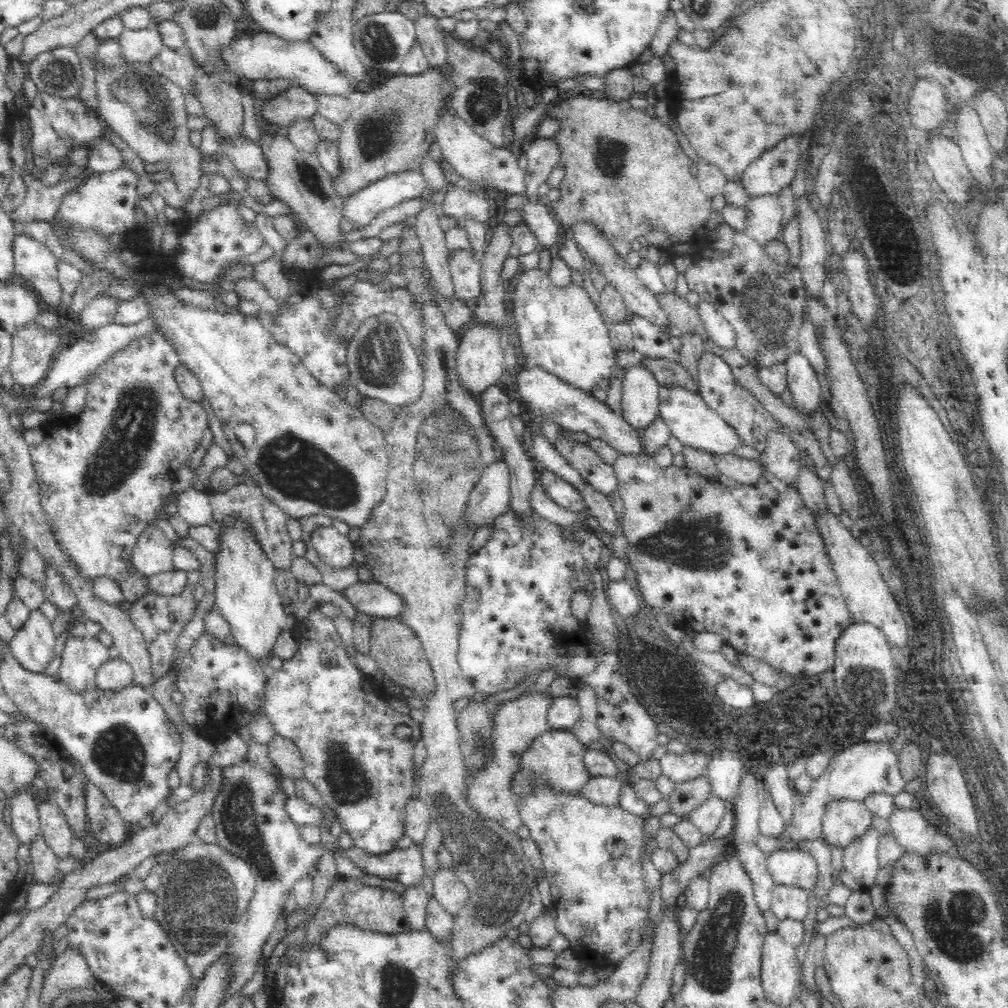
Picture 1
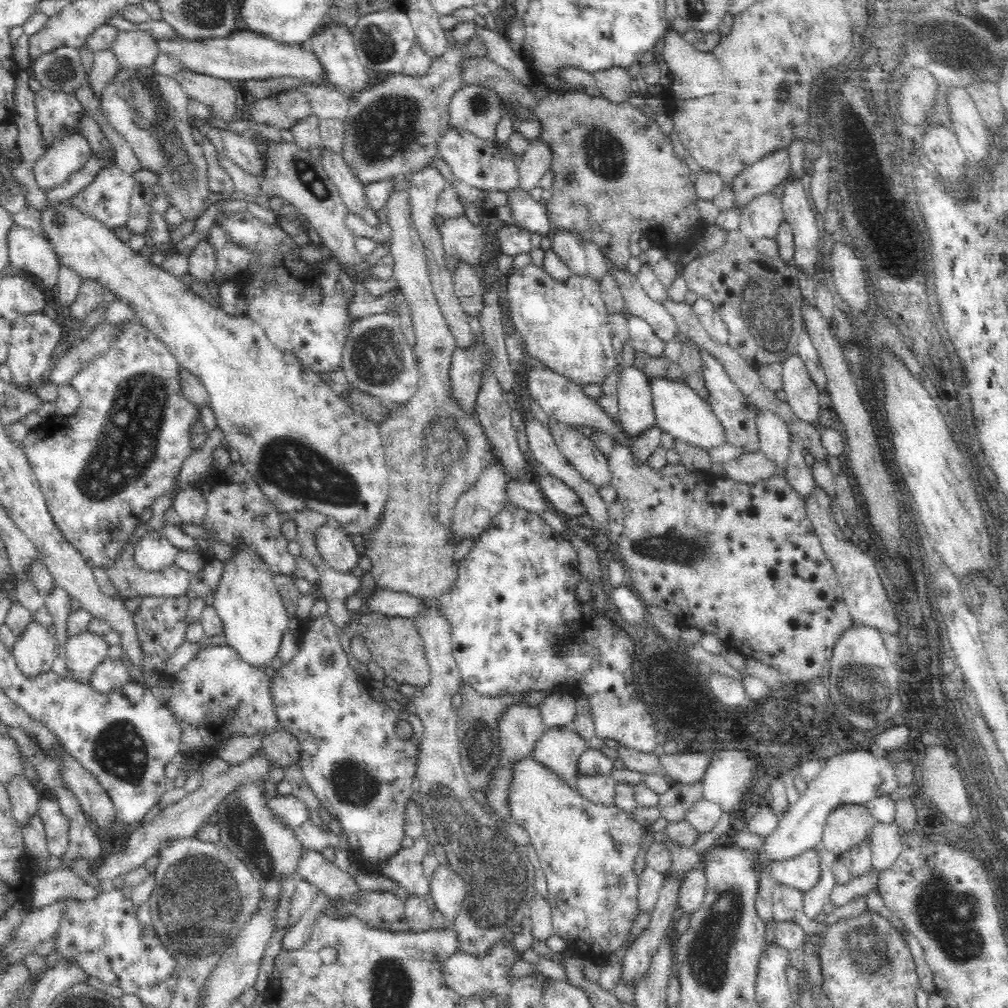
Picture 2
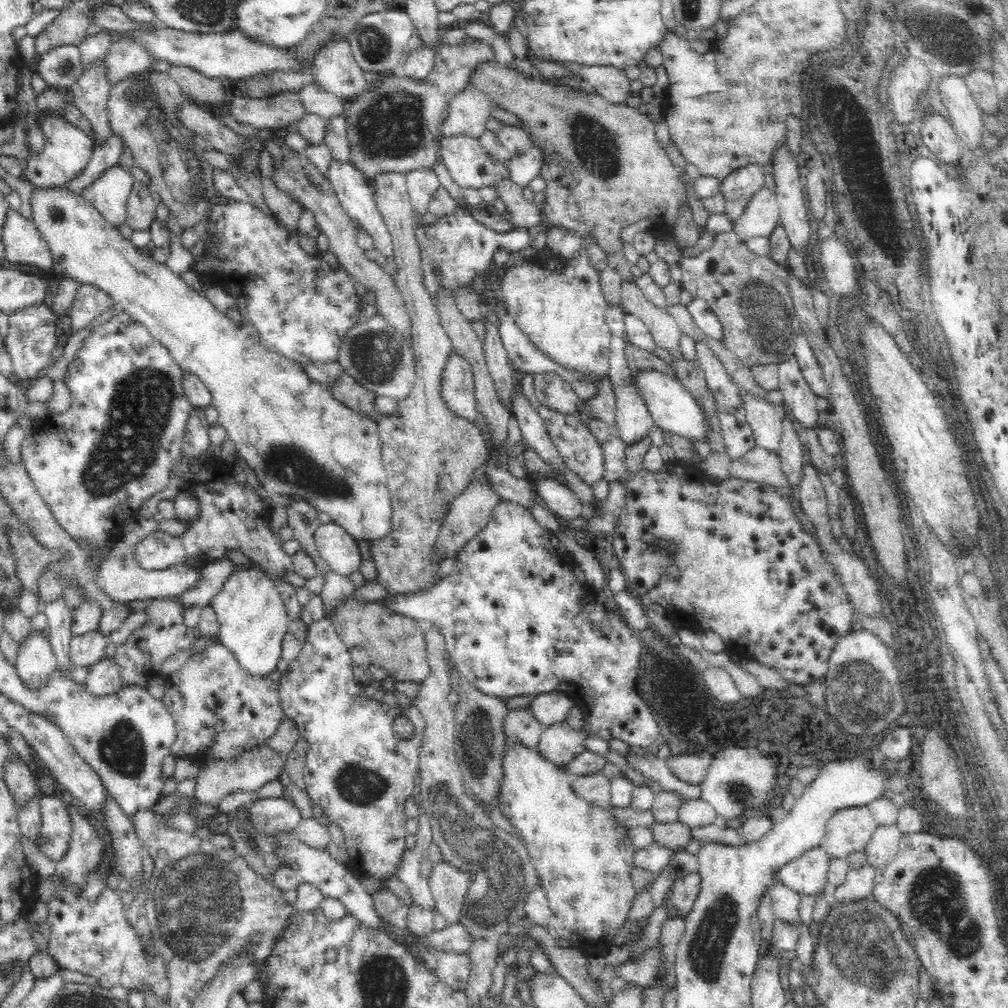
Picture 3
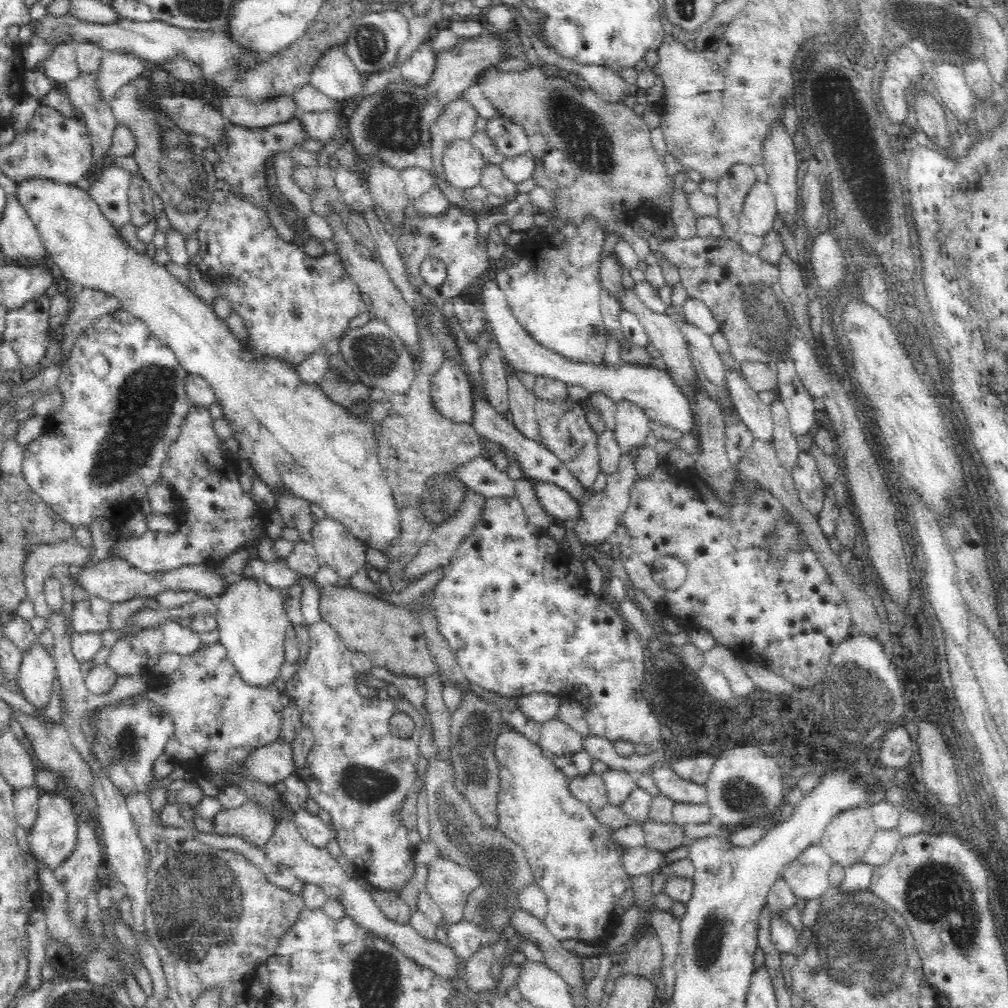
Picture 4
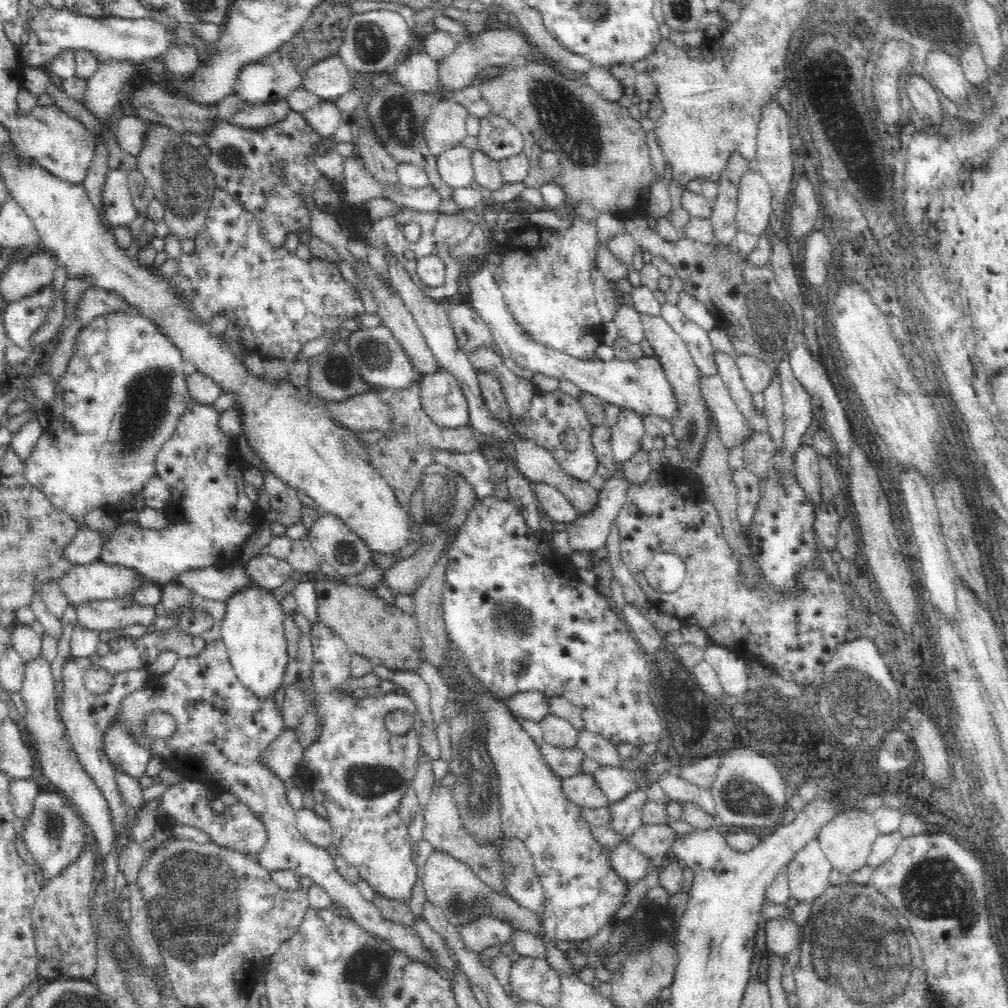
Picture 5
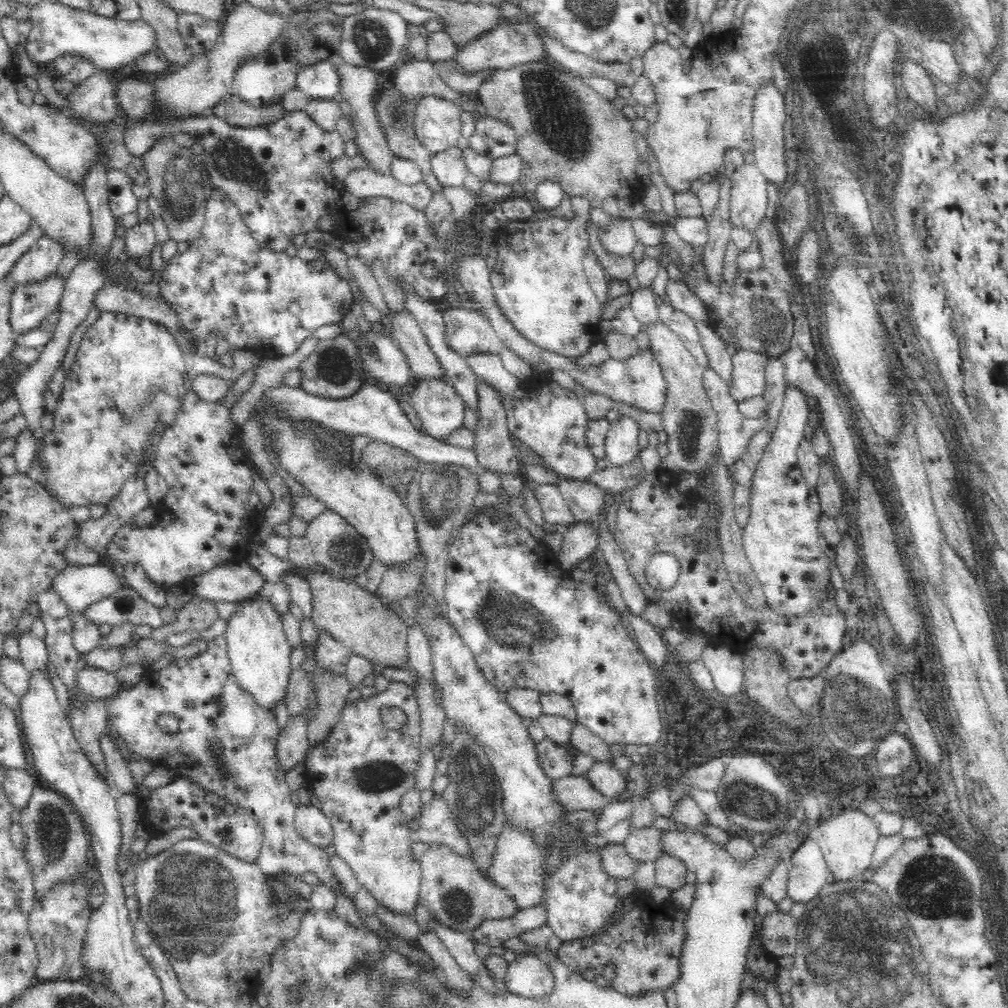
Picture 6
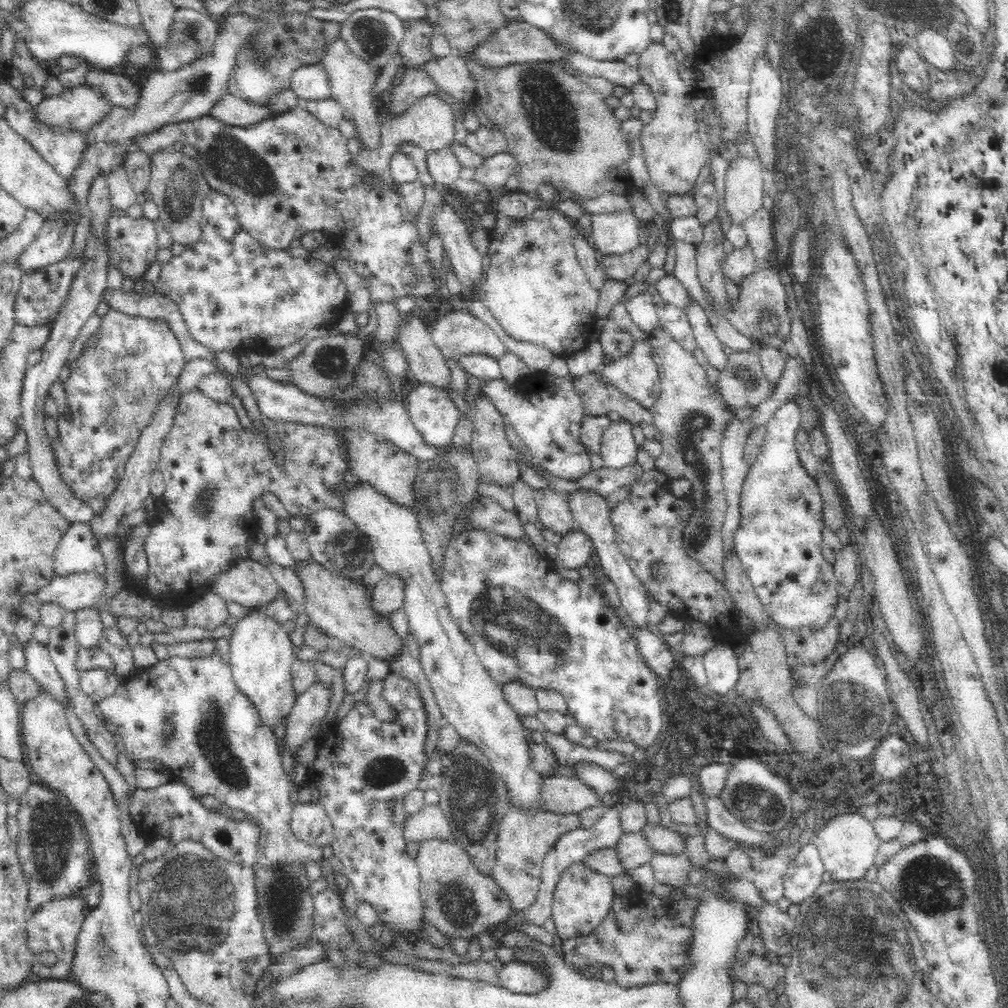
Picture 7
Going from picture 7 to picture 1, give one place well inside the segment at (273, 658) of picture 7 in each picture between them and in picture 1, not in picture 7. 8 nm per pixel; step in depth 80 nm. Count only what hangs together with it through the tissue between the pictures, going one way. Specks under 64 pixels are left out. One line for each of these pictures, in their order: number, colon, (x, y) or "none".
1: (245, 595)
2: (254, 616)
3: (253, 618)
4: (252, 620)
5: (253, 629)
6: (259, 652)

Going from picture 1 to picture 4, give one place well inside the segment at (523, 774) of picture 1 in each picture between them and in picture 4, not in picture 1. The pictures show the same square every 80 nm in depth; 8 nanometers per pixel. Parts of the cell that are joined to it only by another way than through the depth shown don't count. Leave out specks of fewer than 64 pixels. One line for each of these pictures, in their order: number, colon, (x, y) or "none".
2: (558, 748)
3: (558, 743)
4: (557, 737)

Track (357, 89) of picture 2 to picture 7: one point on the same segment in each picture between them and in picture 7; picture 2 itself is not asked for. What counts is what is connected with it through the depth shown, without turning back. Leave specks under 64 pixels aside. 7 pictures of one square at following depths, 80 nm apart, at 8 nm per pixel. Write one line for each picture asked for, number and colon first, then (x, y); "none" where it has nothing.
3: (336, 72)
4: (334, 76)
5: (329, 79)
6: (319, 81)
7: (309, 83)

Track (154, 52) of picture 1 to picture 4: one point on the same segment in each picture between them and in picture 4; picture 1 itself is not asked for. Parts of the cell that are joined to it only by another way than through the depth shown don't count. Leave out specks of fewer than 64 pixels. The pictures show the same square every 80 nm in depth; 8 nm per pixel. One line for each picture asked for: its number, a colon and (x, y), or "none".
2: (132, 51)
3: (123, 60)
4: (115, 71)

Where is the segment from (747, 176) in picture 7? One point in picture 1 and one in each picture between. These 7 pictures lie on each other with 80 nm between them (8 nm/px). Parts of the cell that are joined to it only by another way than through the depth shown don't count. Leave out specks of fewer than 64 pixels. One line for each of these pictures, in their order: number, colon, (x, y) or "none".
1: (763, 215)
2: (760, 218)
3: (761, 214)
4: (759, 209)
5: (753, 207)
6: (748, 201)

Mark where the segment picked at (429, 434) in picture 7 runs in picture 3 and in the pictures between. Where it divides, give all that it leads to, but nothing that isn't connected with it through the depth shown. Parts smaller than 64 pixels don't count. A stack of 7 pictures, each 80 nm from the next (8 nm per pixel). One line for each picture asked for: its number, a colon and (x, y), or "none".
3: (457, 389)
4: (449, 396)
5: (441, 399)
6: (439, 410)

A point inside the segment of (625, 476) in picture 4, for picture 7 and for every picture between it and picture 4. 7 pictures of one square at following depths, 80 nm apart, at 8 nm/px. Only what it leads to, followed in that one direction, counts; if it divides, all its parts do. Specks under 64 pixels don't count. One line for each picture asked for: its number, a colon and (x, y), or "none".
5: (588, 533)
6: (579, 541)
7: (574, 551)

